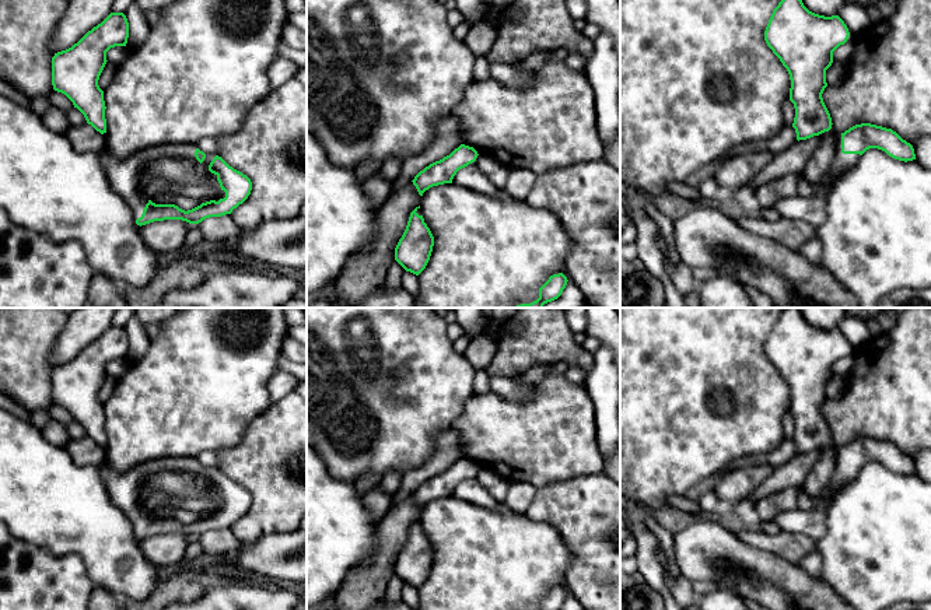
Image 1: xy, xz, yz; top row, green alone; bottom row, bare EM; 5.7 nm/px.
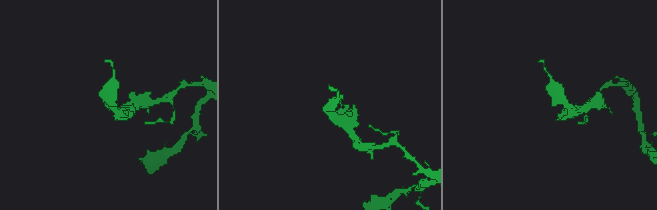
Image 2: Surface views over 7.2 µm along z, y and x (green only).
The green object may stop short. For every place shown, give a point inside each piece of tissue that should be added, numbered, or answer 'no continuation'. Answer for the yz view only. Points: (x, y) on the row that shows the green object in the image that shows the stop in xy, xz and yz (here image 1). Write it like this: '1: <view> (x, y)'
1: yz (812, 210)

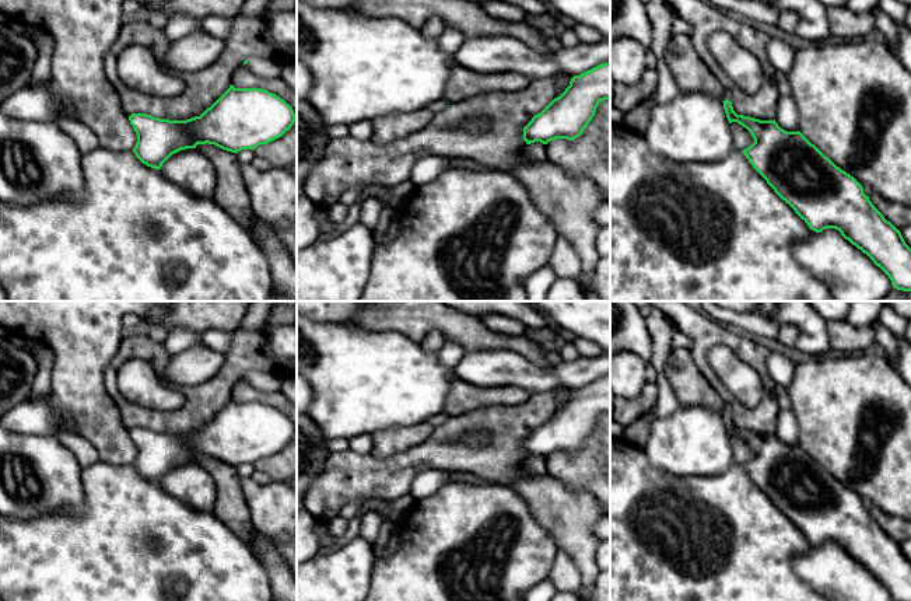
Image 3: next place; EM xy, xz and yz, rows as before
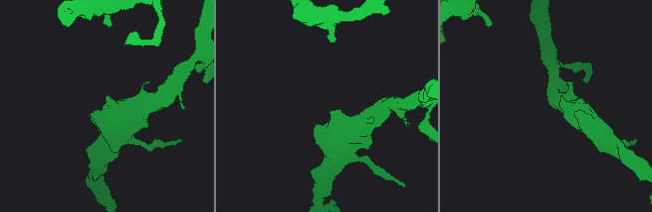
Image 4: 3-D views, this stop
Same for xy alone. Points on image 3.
1: xy (269, 67)

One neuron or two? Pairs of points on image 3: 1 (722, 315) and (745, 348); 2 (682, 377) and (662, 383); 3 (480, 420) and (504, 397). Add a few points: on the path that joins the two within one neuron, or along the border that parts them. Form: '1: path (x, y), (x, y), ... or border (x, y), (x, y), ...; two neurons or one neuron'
1: border (707, 315), (739, 331); two neurons
2: border (671, 349), (665, 364), (665, 377), (680, 404); two neurons
3: border (528, 397), (522, 402), (484, 405), (463, 413); two neurons

